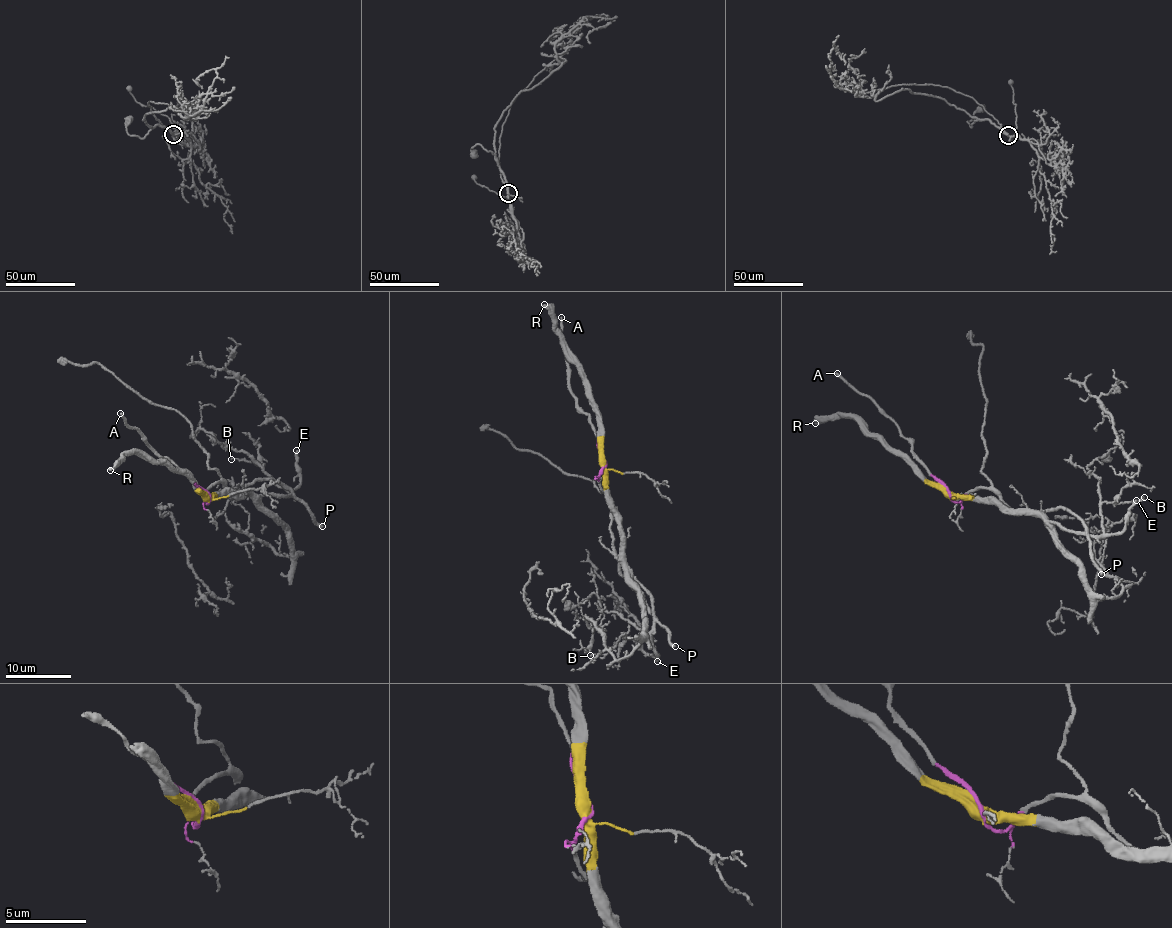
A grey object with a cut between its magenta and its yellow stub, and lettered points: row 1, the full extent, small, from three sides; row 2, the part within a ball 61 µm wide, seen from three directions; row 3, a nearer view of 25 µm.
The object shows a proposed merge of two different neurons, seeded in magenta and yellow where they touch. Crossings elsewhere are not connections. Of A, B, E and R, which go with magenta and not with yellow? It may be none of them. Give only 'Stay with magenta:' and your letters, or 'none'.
Stay with magenta: A

